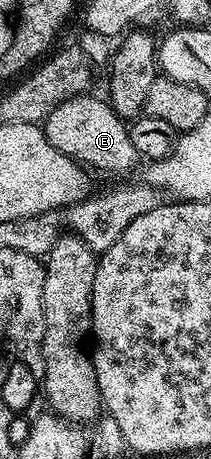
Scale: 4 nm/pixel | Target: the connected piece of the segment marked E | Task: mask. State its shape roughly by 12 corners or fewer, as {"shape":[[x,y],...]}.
{"shape":[[68,97],[47,142],[94,173],[139,164],[129,124],[108,99]]}

